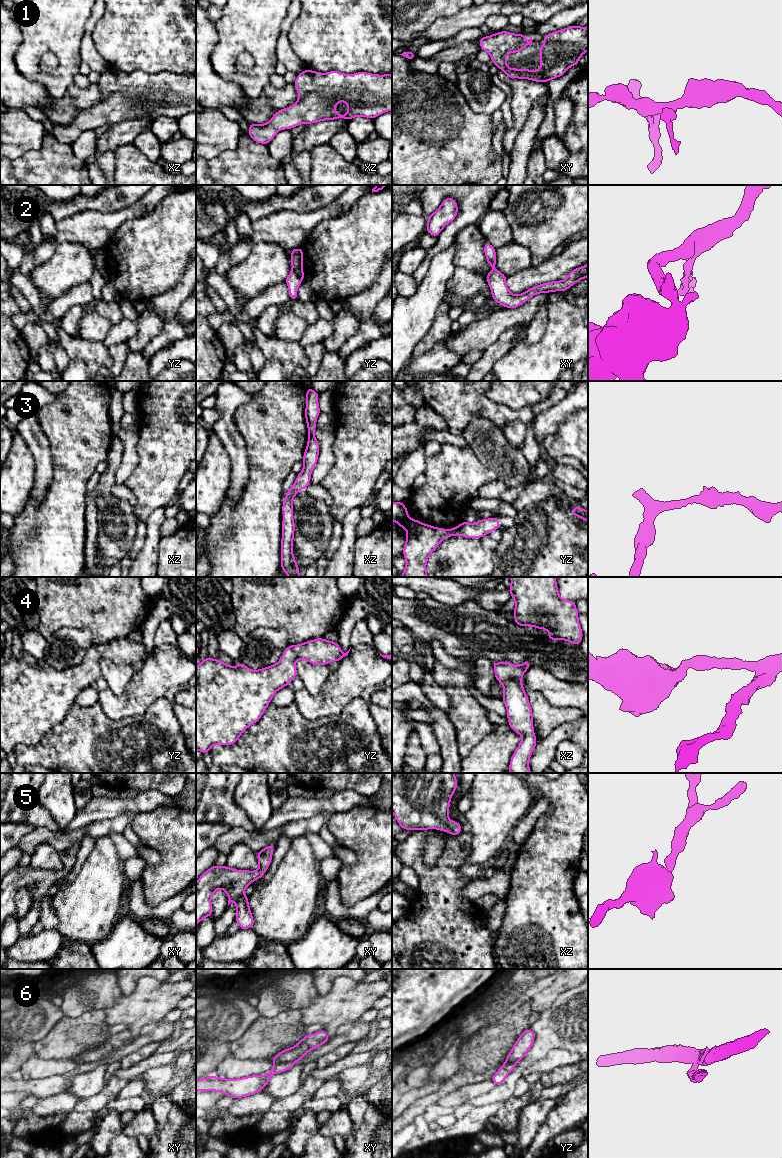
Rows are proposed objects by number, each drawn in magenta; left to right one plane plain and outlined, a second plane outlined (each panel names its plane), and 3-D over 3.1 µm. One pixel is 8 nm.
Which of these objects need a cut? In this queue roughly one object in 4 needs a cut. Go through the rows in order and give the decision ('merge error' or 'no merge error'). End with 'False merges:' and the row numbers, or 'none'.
1: no merge error
2: merge error
3: no merge error
4: no merge error
5: no merge error
6: merge error
False merges: 2, 6

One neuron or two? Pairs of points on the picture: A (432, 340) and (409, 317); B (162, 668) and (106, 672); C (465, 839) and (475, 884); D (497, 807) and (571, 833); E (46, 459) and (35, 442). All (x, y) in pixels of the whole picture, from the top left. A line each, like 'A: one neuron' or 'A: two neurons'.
A: two neurons
B: two neurons
C: two neurons
D: two neurons
E: one neuron

